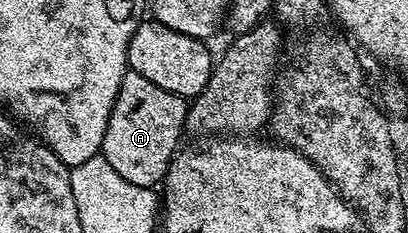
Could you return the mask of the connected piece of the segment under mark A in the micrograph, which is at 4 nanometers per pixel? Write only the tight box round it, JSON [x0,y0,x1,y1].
[100,70,187,188]

